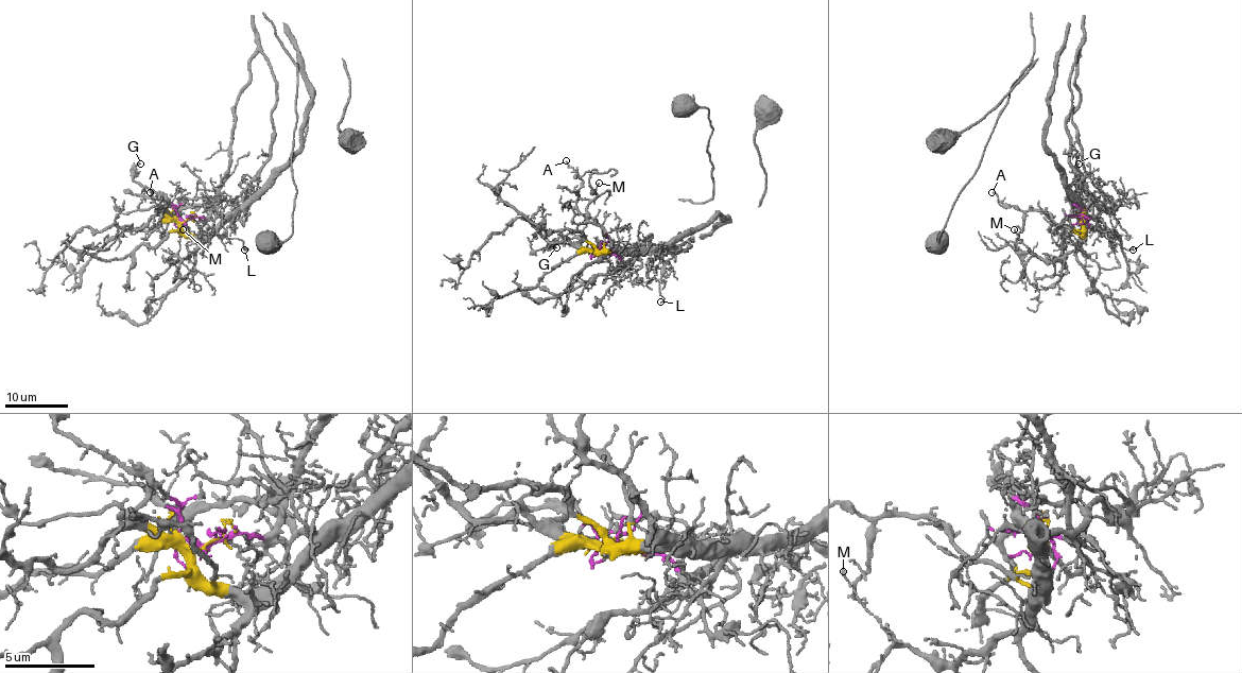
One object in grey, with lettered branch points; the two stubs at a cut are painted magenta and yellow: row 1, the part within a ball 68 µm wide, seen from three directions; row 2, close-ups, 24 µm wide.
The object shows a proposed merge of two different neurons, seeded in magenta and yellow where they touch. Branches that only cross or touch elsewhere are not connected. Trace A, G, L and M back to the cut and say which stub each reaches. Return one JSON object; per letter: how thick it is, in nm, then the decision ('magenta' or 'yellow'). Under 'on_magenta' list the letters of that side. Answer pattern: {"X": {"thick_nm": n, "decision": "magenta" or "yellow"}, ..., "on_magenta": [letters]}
{"A": {"thick_nm": 90, "decision": "yellow"}, "G": {"thick_nm": 200, "decision": "yellow"}, "L": {"thick_nm": 120, "decision": "magenta"}, "M": {"thick_nm": 120, "decision": "yellow"}, "on_magenta": ["L"]}

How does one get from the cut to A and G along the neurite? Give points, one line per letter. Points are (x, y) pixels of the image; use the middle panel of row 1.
A: (600, 249), (598, 249), (602, 249), (603, 244), (602, 228), (579, 210), (582, 180), (566, 160)
G: (600, 249), (585, 249), (576, 244), (580, 241), (576, 238), (556, 238), (549, 244), (556, 247)

